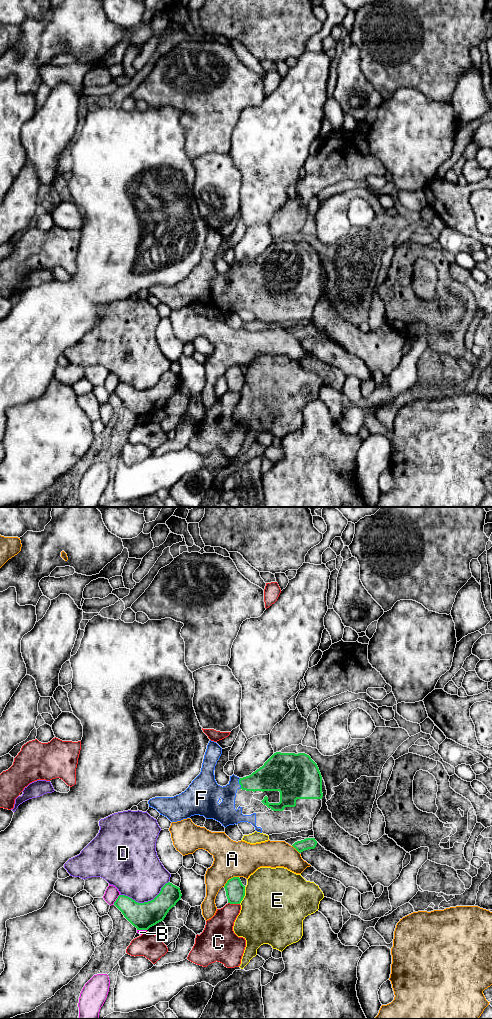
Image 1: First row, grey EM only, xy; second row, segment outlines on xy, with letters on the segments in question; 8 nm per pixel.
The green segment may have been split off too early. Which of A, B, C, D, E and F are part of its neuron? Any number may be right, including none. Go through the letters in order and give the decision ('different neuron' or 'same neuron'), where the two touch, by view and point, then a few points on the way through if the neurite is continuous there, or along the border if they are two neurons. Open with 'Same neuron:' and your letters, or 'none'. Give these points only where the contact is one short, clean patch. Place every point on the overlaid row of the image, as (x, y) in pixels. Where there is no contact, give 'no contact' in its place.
Same neuron: F
A: different neuron | xy (231, 878)
B: different neuron | xy (116, 899)
C: different neuron | xy (234, 903)
D: different neuron | xy (145, 902)
E: different neuron | xy (244, 895) | along xy (245, 887), (245, 895), (239, 903)
F: same neuron | xy (239, 783)

